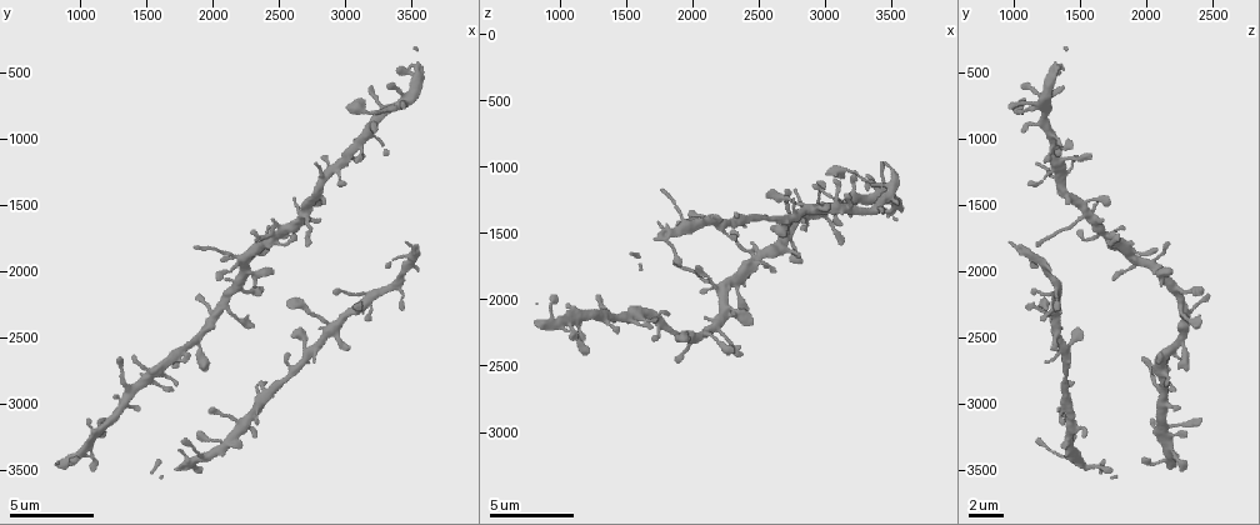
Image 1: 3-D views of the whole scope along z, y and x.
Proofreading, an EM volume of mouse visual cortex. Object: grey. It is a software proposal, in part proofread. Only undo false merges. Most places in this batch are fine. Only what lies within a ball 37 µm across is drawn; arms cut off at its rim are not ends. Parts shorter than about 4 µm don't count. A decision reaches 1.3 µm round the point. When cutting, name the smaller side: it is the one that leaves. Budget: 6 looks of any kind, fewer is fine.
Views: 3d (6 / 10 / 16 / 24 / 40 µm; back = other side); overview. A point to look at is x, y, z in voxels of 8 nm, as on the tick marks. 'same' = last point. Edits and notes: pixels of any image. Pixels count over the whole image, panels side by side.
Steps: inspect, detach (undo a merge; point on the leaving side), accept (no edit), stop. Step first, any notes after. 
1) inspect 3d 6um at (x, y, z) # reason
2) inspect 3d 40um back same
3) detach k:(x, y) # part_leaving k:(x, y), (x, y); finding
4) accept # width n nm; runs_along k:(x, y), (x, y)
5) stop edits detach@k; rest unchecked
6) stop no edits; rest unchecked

inspect 3d 10um at (2700, 1520, 1540) # four arms meet

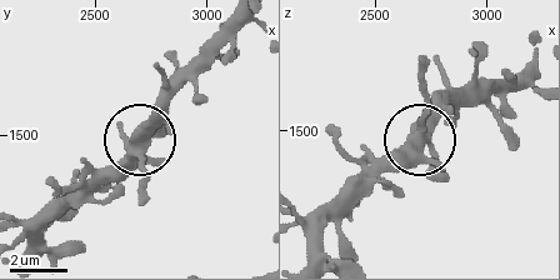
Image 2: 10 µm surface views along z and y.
inspect 3d 6um at (2700, 1530, 1560)

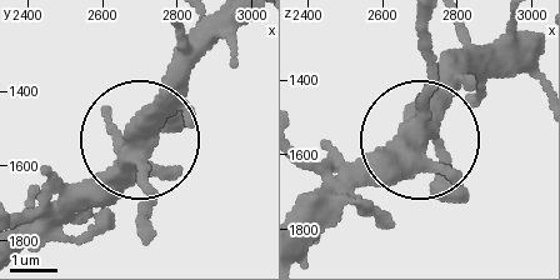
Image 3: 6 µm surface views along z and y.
accept # side_arm 13 um; arms 4; continuous, no second cell

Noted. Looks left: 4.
inspect 3d 10um at (1700, 2620, 2140) # sudden change in width

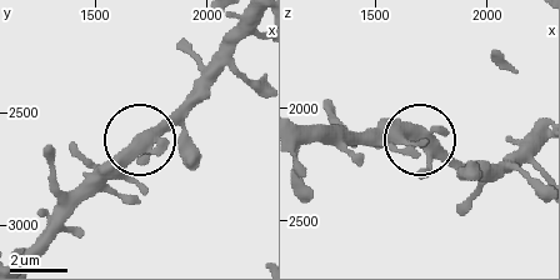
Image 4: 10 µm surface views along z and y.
accept # arms 4; all the same cell

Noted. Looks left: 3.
inspect 3d 16um at (2240, 1940, 2020) # looks like a crossing

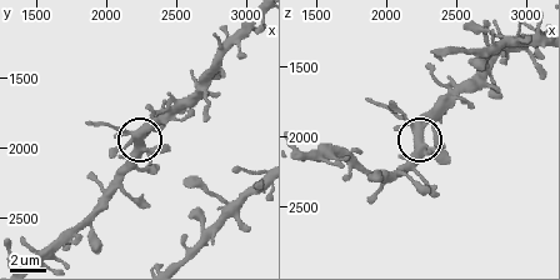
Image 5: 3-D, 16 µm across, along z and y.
accept # width 410 nm; all the same cell

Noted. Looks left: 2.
stop no edits; rest unchecked

